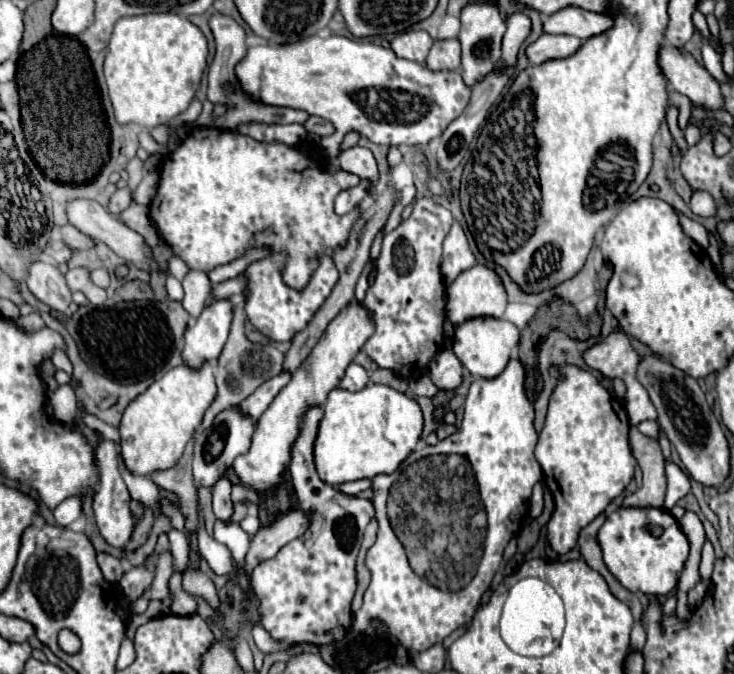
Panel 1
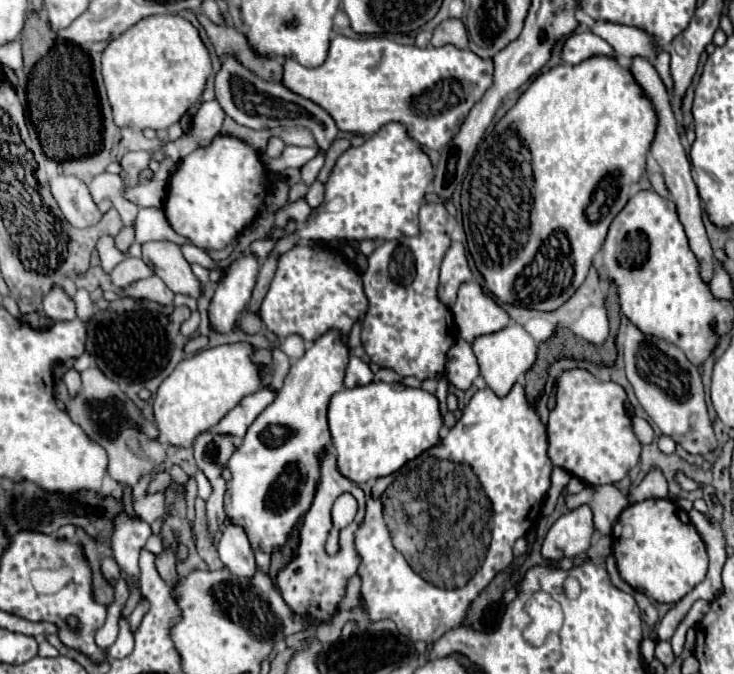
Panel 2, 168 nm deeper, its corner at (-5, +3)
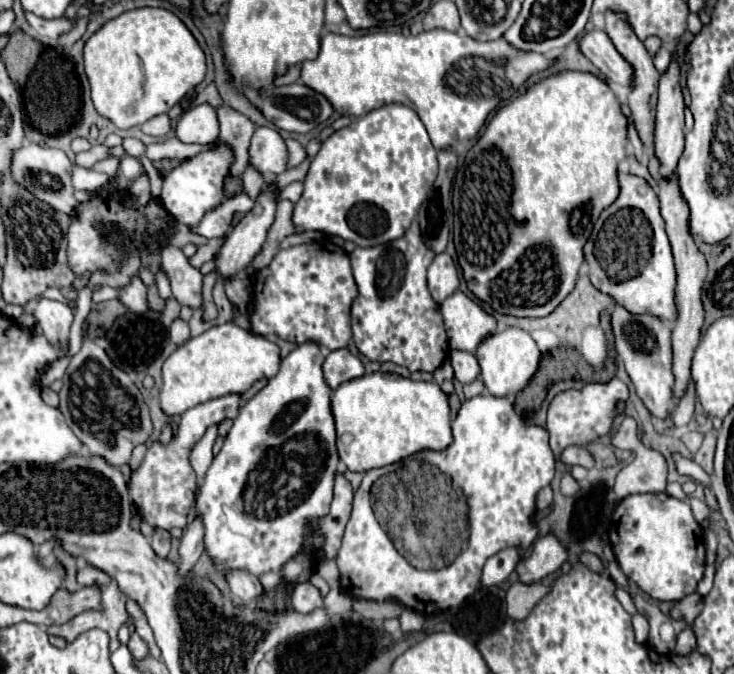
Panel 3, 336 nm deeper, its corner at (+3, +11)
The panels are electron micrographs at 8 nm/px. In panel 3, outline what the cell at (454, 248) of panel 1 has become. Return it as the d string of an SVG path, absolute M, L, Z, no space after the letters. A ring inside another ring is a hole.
M439 253L429 271L427 271L427 283L429 283L429 291L431 297L441 303L443 299L447 299L453 291L457 291L459 287L459 275L457 275L457 267L451 259L449 253Z

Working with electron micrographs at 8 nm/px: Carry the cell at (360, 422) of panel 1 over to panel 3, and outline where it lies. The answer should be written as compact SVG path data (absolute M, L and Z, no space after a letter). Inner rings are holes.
M371 373L351 381L345 381L333 391L331 413L337 427L337 451L339 459L347 465L349 471L365 473L383 465L391 465L419 449L445 449L451 443L451 421L449 421L449 403L447 395L437 383L411 381L395 373Z

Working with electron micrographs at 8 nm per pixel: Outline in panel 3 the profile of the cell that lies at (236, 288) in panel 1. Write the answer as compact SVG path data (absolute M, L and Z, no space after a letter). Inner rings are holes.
M407 105L379 107L349 127L335 131L315 155L305 177L305 191L295 205L293 223L305 231L323 231L353 241L359 247L373 247L401 237L417 215L419 205L427 199L435 181L437 151L419 121L417 113Z

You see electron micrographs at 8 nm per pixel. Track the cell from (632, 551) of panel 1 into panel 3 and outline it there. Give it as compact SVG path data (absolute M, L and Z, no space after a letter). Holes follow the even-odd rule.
M643 493L625 497L615 509L615 523L609 531L609 541L621 571L649 597L657 601L679 601L689 593L695 593L697 581L703 577L705 569L705 545L703 529L691 515L691 507L667 493Z

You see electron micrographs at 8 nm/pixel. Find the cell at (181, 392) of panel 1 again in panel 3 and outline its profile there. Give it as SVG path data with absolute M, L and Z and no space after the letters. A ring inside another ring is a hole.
M233 321L211 327L203 335L177 347L163 363L163 385L159 395L161 409L165 415L183 415L189 407L209 399L229 393L245 393L257 379L271 379L279 369L279 361L279 347L273 341L255 337Z

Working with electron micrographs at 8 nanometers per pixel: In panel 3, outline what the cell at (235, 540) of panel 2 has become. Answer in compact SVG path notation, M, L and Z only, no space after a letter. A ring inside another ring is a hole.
M227 569L225 579L229 583L231 593L239 597L245 605L263 593L263 585L259 583L259 579L245 569Z

